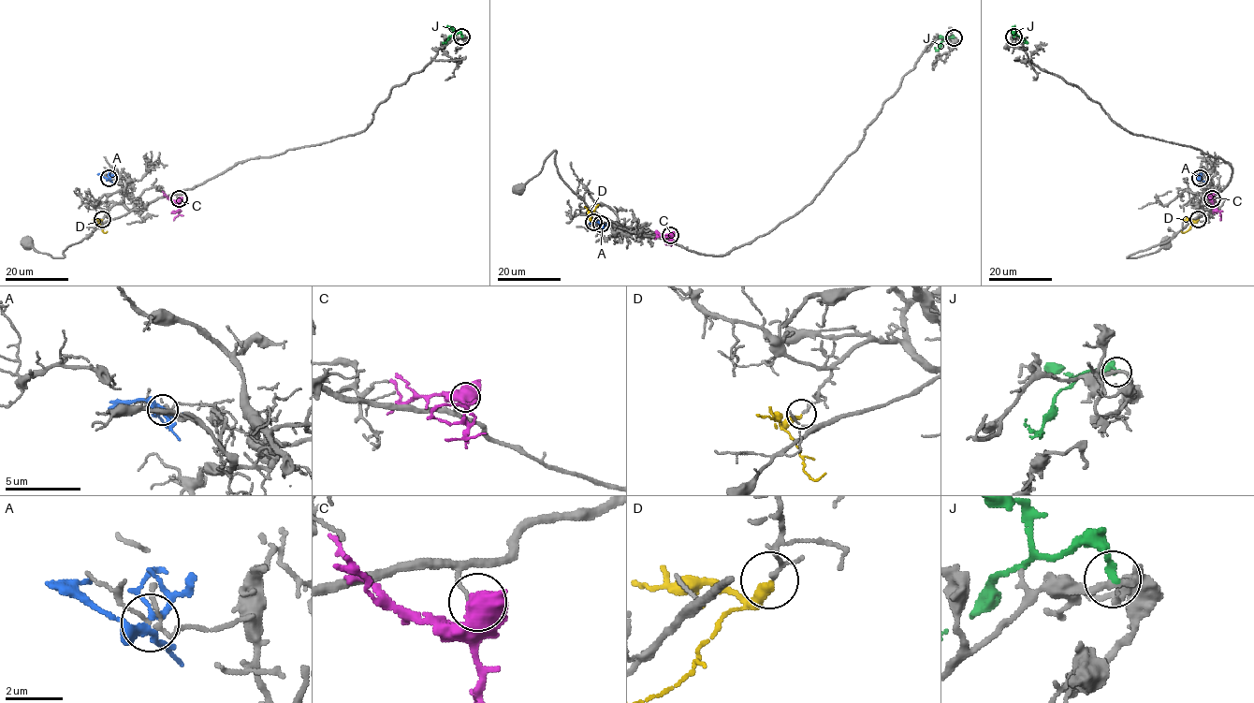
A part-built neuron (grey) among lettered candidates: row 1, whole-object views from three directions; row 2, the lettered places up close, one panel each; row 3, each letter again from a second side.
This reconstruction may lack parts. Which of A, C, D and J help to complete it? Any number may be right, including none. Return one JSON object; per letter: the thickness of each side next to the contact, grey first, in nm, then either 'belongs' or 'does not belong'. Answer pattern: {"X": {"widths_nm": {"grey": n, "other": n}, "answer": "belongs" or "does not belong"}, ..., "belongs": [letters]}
{"A": {"widths_nm": {"grey": 100, "other": 260}, "answer": "does not belong"}, "C": {"widths_nm": {"grey": 130, "other": 750}, "answer": "does not belong"}, "D": {"widths_nm": {"grey": 130, "other": 320}, "answer": "belongs"}, "J": {"widths_nm": {"grey": 220, "other": 200}, "answer": "does not belong"}, "belongs": ["D"]}

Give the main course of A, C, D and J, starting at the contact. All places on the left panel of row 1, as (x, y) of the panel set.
A: (109, 178), (97, 174)
C: (179, 198), (179, 212), (173, 220)
D: (102, 219), (98, 223), (105, 233), (107, 231)
J: (461, 36), (460, 33), (453, 34), (444, 43)

